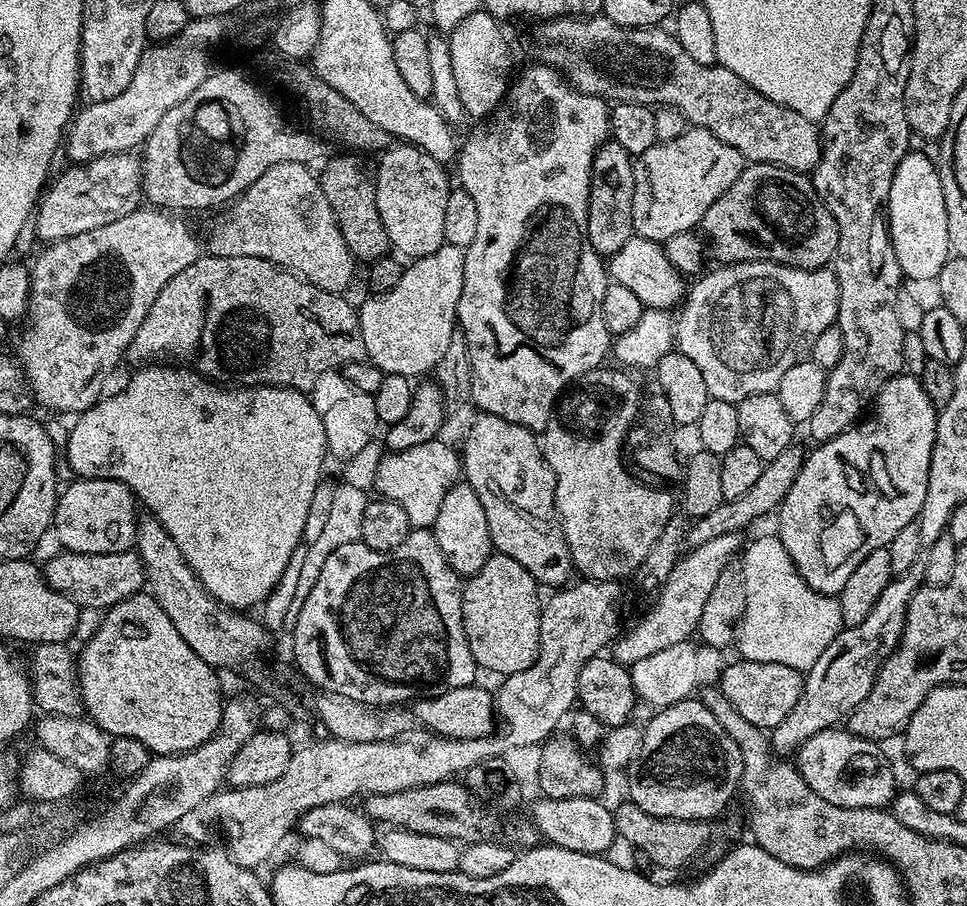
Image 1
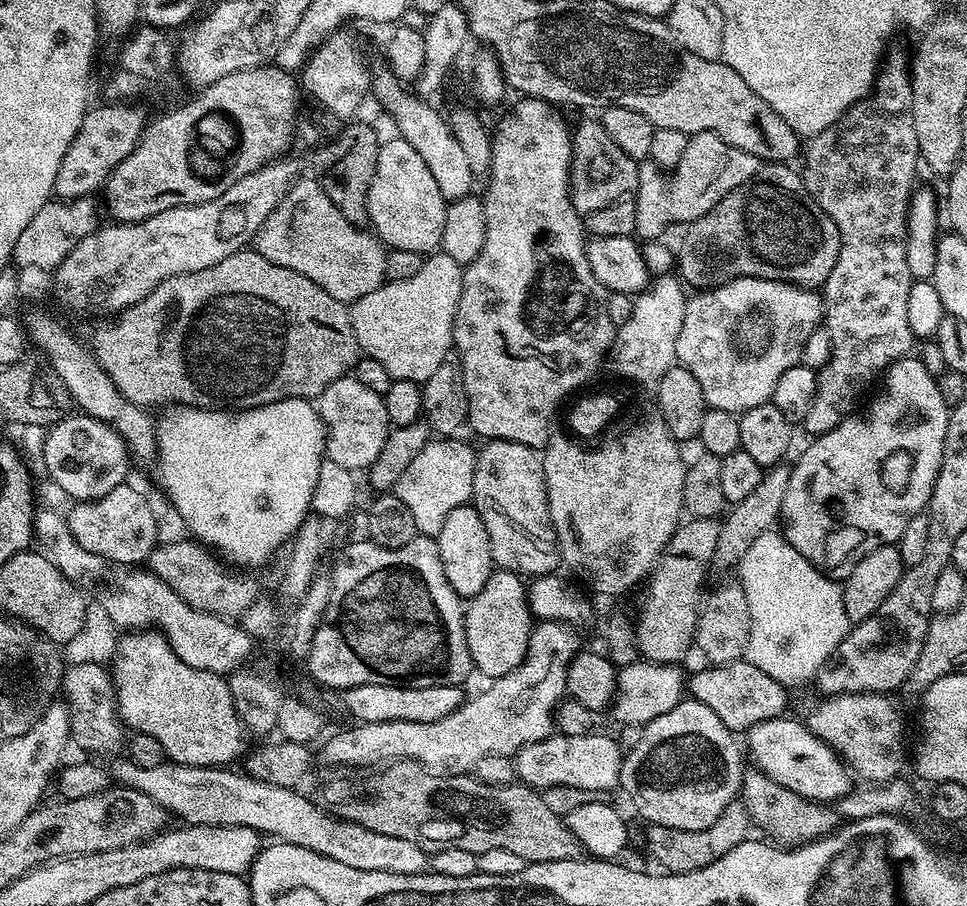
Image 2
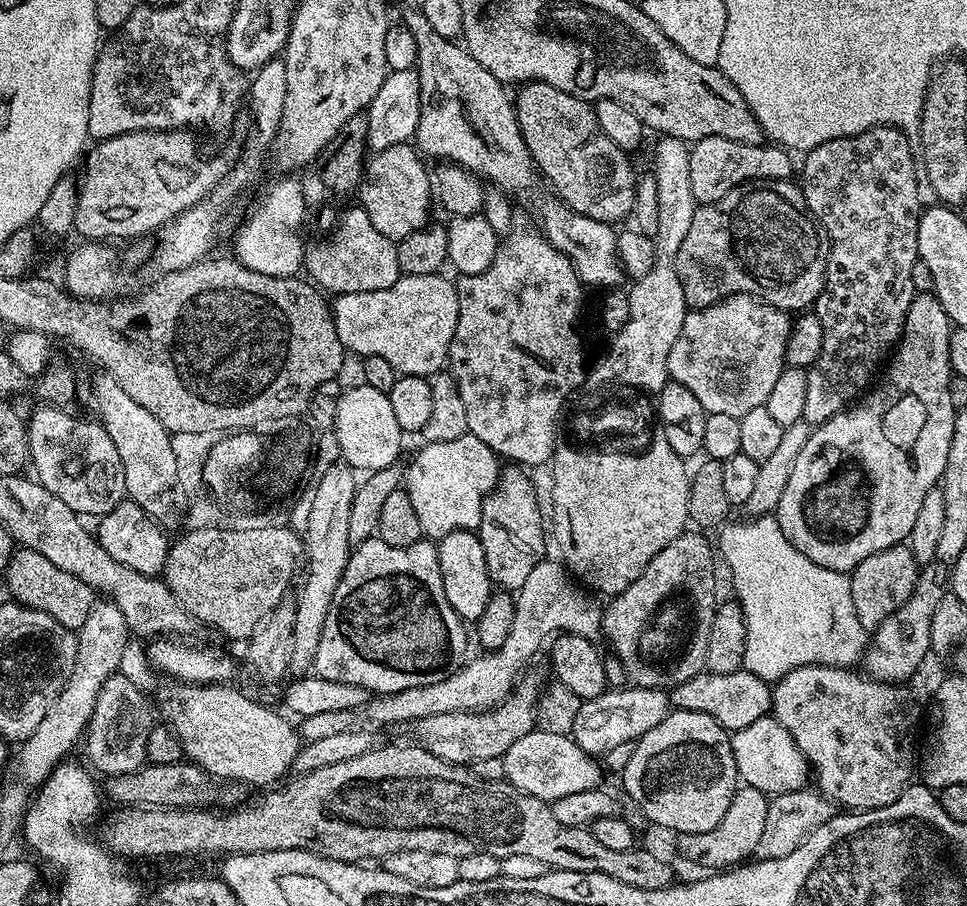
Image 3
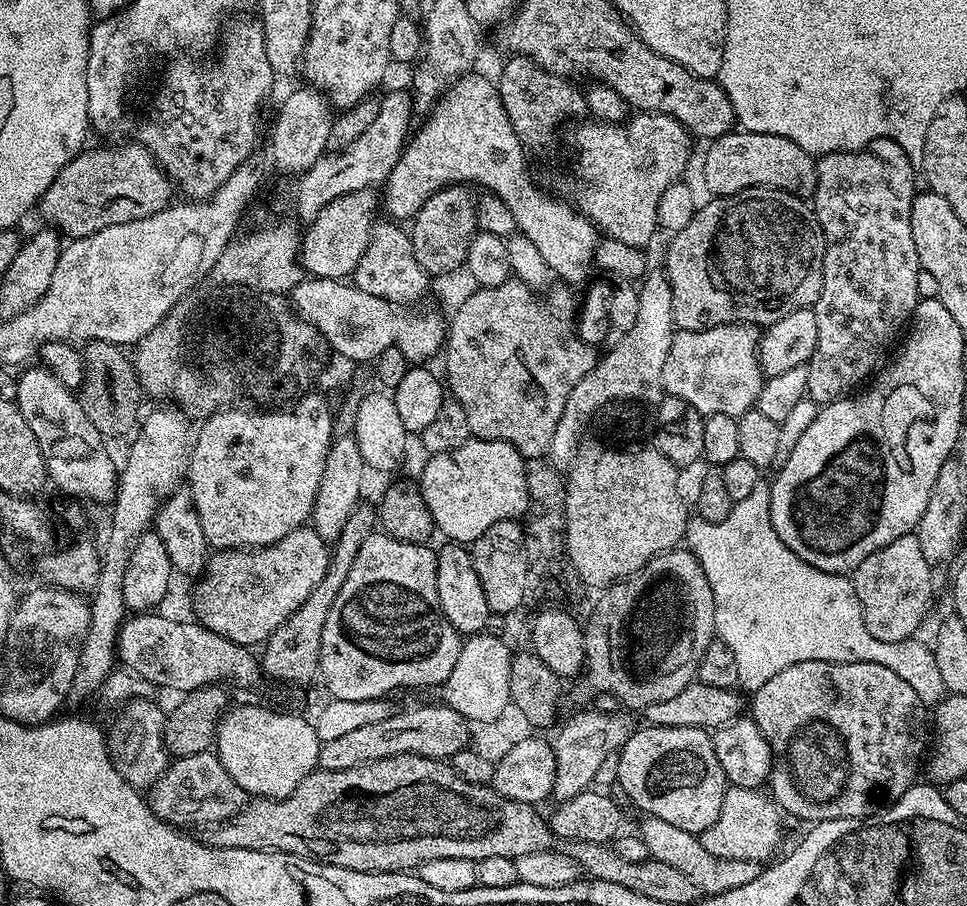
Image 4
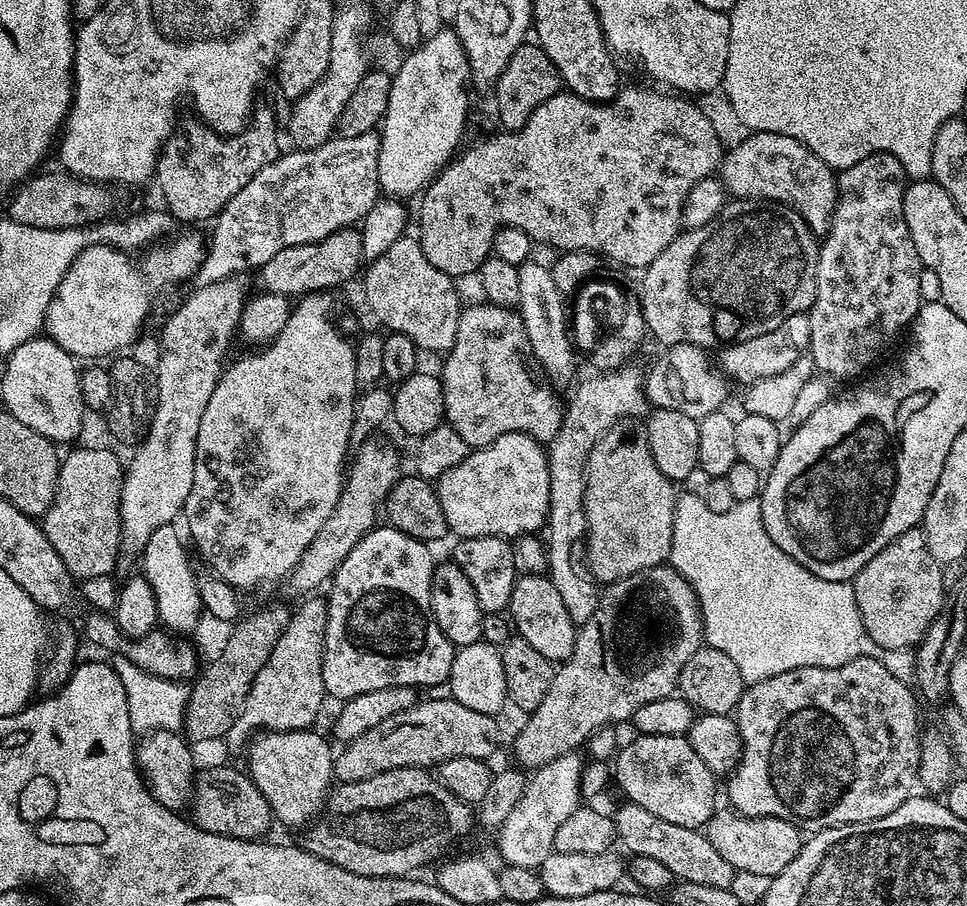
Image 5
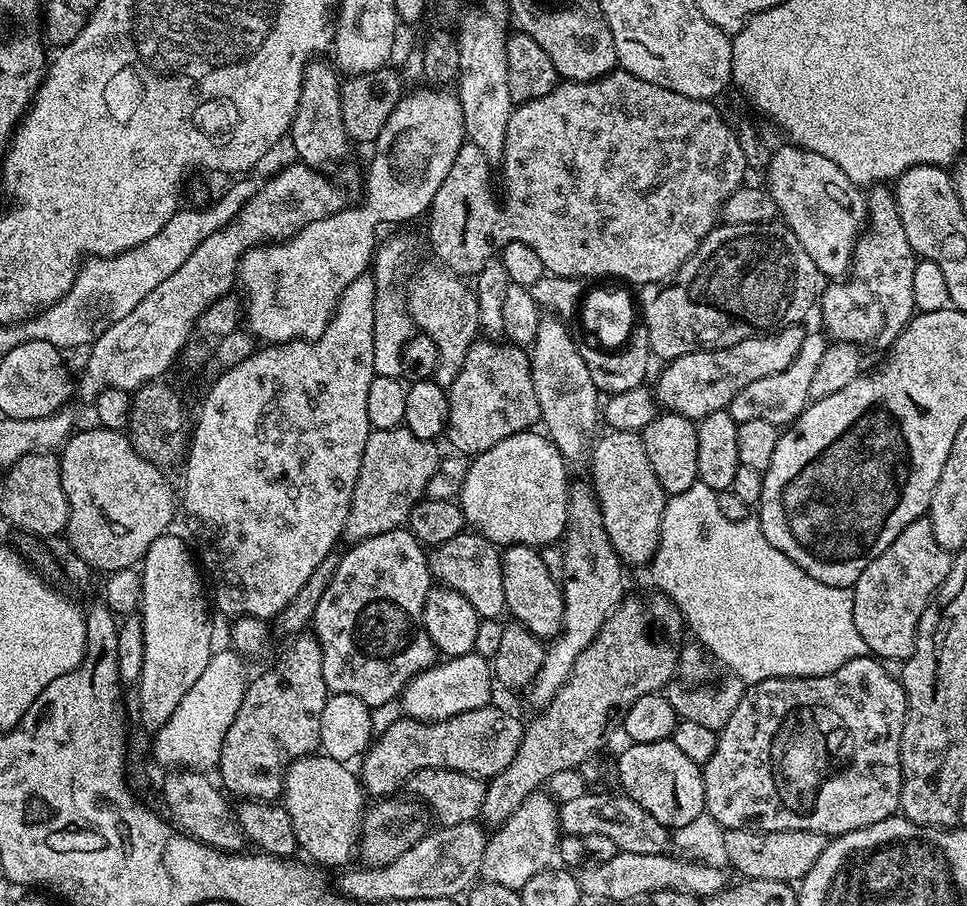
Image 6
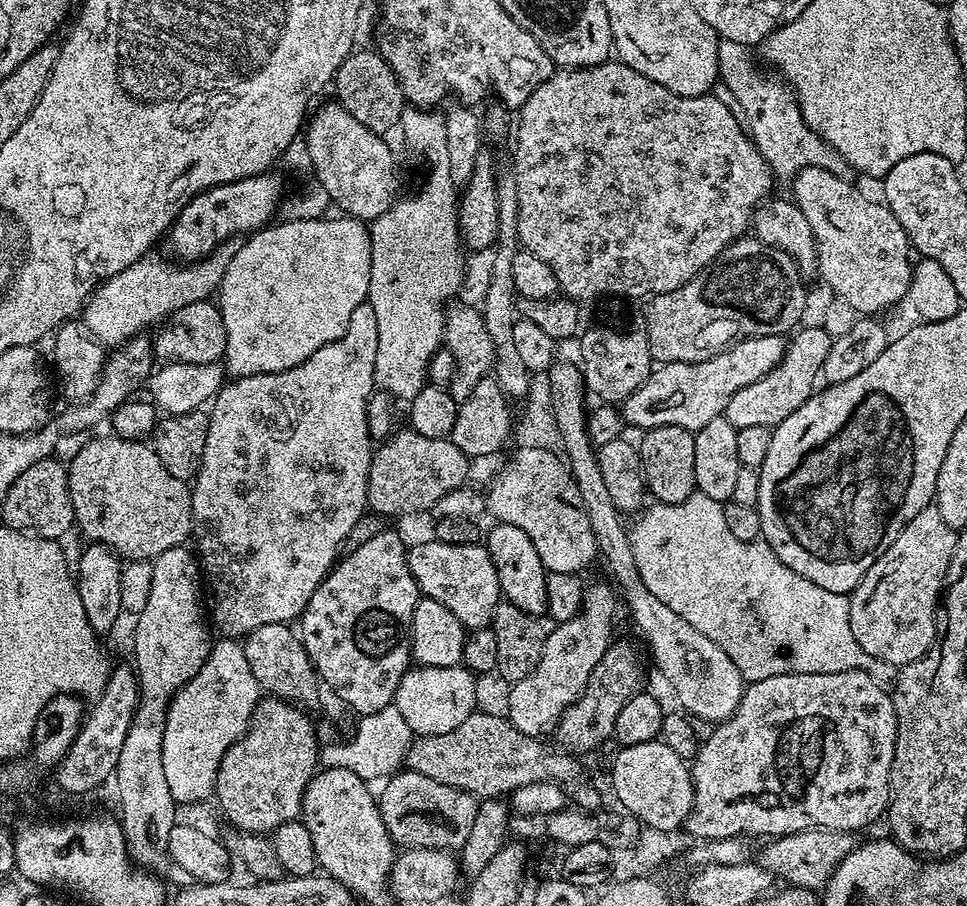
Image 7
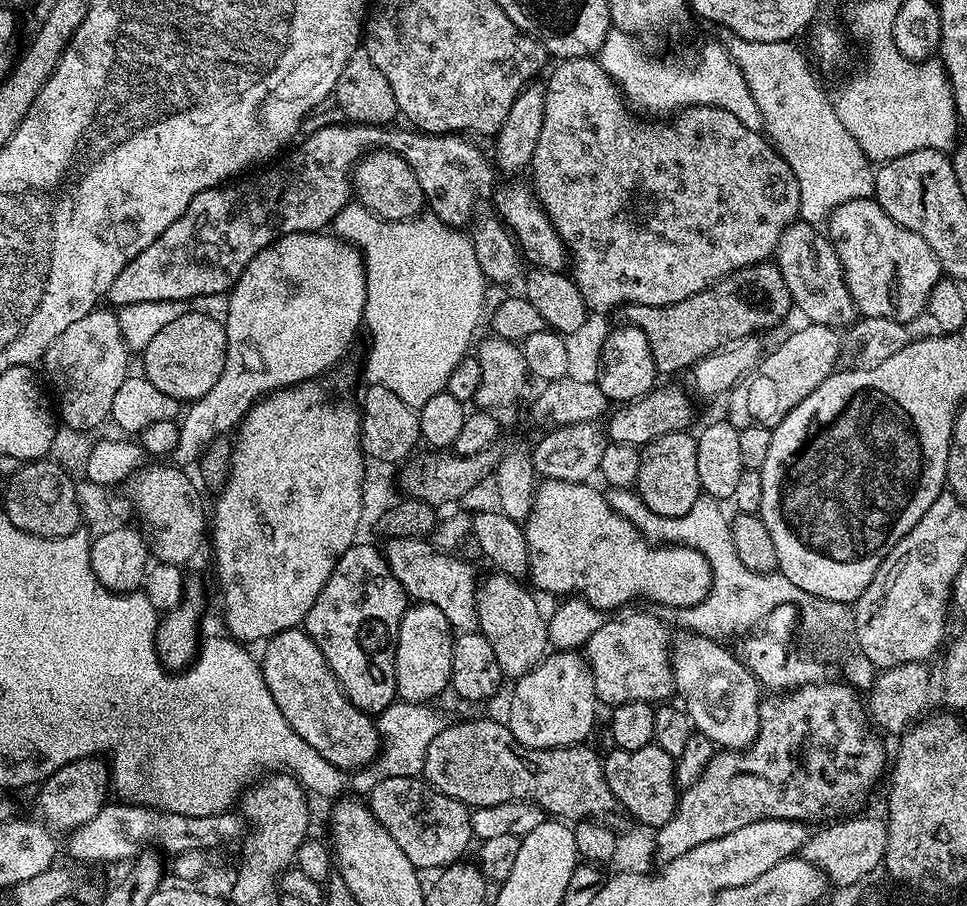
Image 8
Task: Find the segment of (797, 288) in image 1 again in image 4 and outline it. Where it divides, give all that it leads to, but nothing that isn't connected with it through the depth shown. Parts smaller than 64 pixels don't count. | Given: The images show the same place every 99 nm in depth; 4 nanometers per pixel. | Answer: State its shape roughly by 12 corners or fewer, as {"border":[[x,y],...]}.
{"border":[[751,324],[677,331],[665,393],[740,417],[765,379]]}

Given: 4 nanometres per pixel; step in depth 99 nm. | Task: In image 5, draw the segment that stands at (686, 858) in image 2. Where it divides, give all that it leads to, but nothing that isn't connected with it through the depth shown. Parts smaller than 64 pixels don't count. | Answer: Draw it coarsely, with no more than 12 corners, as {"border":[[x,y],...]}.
{"border":[[724,806],[710,846],[737,873],[777,876],[800,852],[801,829]]}

